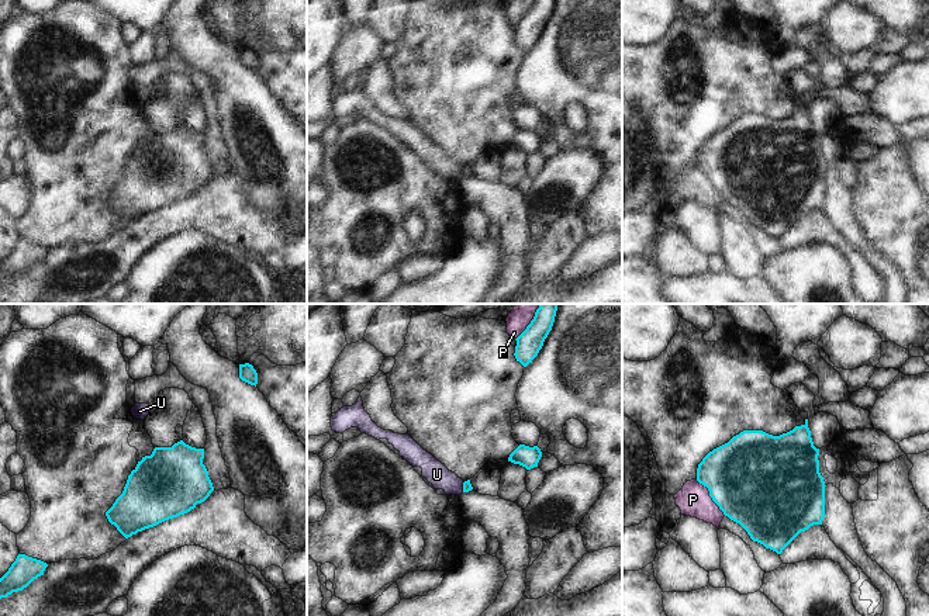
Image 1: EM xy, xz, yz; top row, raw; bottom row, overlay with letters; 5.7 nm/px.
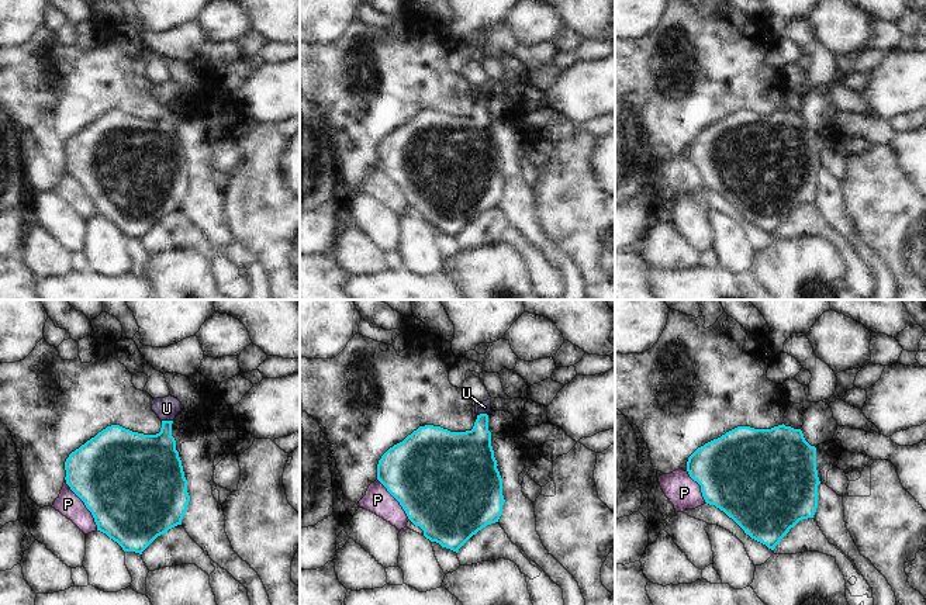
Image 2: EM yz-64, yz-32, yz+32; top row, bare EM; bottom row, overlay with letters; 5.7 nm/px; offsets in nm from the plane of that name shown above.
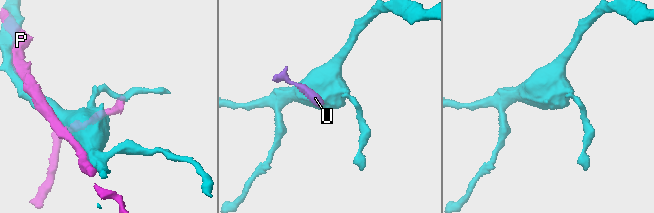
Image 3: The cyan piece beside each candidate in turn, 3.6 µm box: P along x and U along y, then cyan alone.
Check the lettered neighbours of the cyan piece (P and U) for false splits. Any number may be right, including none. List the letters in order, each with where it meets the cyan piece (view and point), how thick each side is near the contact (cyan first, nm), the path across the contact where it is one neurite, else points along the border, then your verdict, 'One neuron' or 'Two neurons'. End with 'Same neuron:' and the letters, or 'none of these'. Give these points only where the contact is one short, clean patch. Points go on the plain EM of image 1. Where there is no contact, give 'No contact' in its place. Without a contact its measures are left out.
P: Touches cyan at yz (710, 180). Thickness 480 nm (cyan) against 190 nm. Two neurons
U: Touches cyan at xz (463, 172). Thickness 50 nm (cyan) against 130 nm. Boundary: xz (465, 166), (462, 176). Two neurons
Same neuron: none of these

